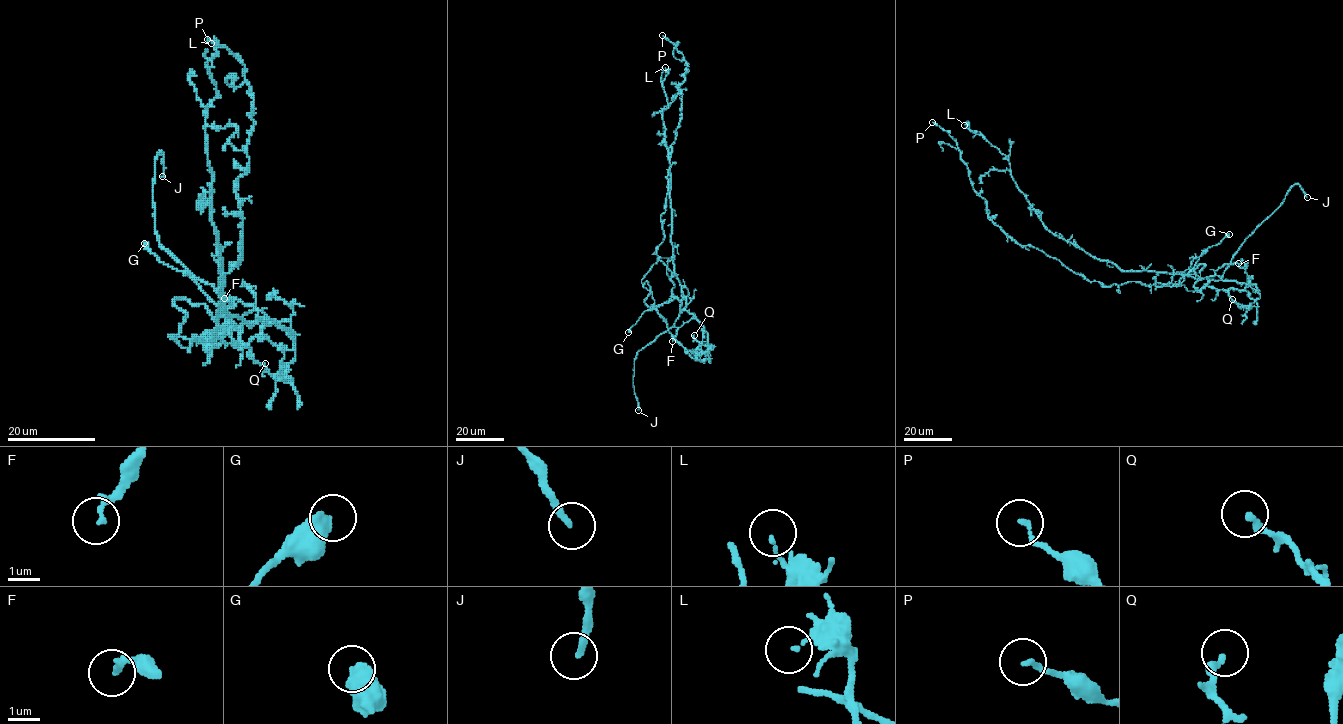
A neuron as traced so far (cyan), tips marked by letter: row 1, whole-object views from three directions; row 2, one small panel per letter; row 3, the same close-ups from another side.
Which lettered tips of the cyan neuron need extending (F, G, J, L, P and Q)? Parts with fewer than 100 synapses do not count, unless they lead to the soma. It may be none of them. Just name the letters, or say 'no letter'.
J

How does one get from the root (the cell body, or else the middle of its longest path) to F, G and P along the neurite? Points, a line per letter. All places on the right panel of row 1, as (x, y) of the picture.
F: (1148, 285), (1165, 285), (1174, 274), (1206, 278), (1213, 276), (1224, 264), (1238, 263)
G: (1148, 285), (1177, 286), (1202, 254), (1229, 234)
P: (1148, 285), (1127, 281), (1103, 286), (1073, 272), (1041, 250), (1016, 243), (990, 220), (956, 141), (932, 122)

